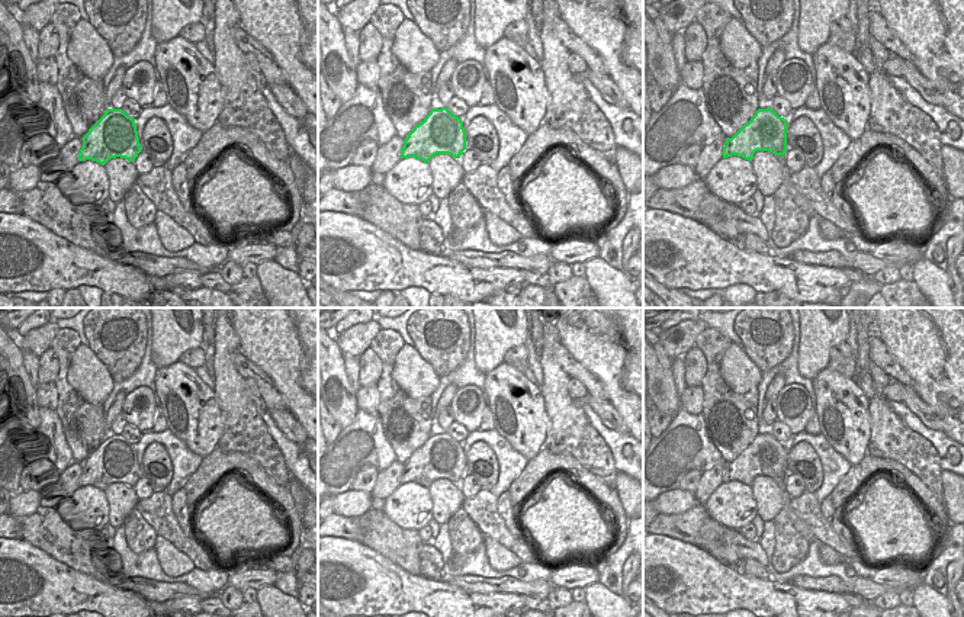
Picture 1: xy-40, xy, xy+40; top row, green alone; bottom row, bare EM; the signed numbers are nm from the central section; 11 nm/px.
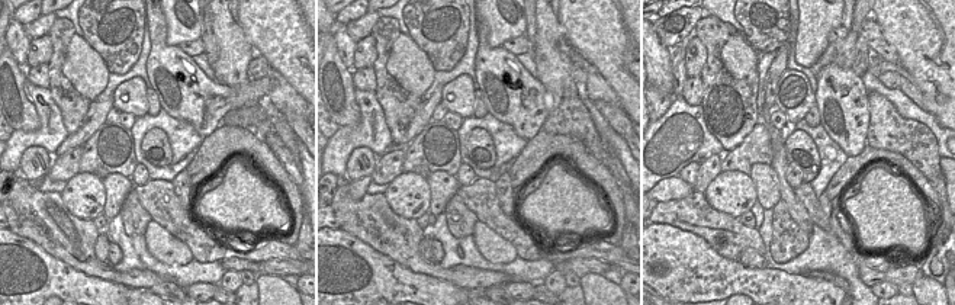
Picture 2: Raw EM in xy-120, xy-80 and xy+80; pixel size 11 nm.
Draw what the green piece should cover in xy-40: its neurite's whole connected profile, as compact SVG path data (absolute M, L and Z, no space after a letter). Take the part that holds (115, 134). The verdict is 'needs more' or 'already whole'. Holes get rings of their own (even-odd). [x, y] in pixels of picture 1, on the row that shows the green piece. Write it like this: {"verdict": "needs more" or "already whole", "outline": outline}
{"verdict": "already whole", "outline": "M107 109L81 139L78 161L91 160L105 166L110 158L120 157L134 163L141 152L135 119L122 109Z"}

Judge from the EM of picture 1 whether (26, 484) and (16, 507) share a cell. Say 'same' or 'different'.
different

